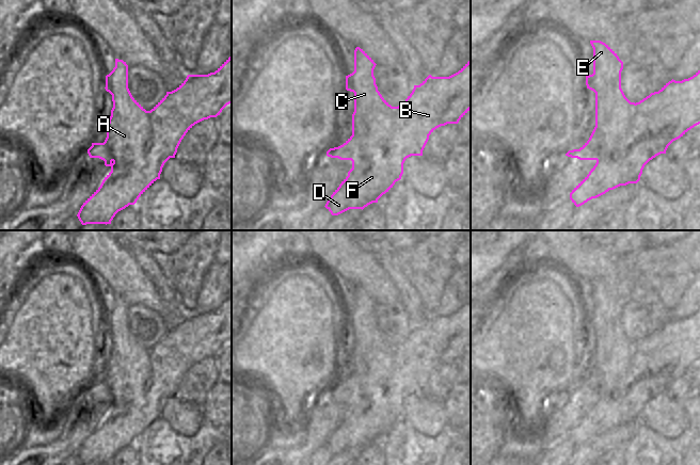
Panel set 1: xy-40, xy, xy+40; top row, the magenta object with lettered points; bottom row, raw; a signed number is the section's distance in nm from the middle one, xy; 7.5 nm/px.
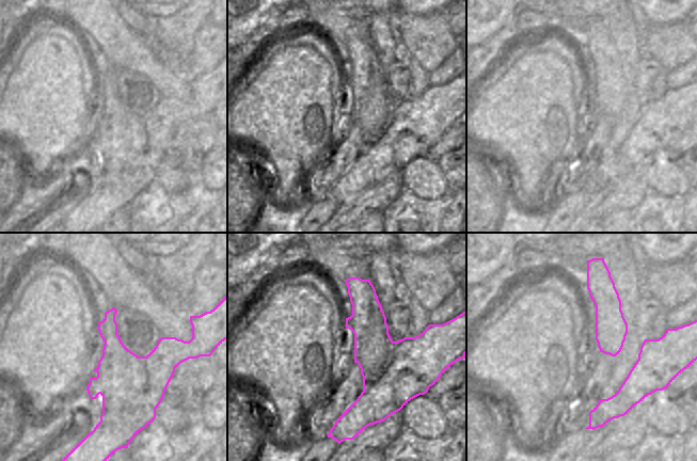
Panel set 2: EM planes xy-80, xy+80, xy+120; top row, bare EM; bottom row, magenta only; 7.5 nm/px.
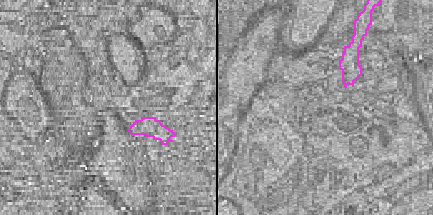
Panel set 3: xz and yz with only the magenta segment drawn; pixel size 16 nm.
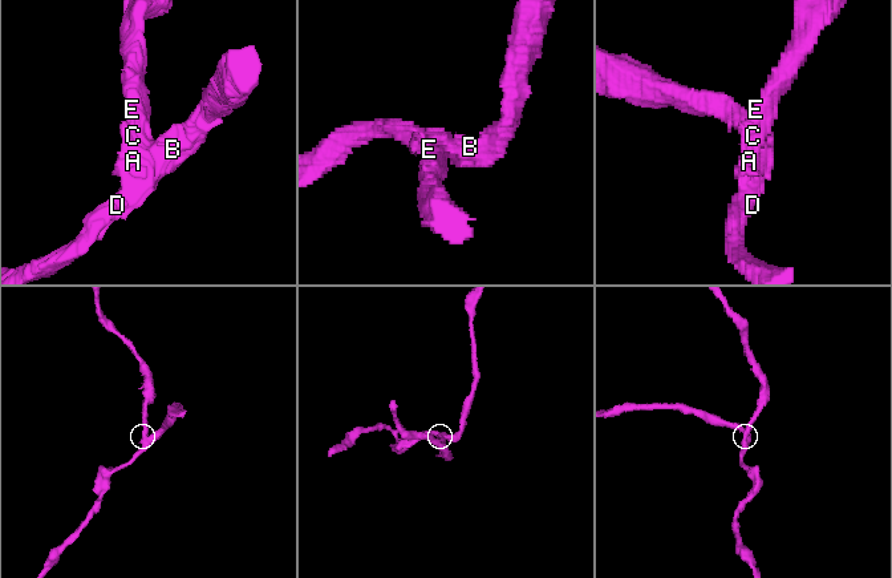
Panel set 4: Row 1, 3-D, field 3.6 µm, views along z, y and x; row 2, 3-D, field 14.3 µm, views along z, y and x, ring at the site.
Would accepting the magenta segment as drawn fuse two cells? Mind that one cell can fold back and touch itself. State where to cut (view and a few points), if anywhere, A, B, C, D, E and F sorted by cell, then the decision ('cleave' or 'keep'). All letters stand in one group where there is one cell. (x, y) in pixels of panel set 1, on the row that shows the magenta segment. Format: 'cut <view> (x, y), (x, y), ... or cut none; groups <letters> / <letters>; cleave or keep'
cut xy (395, 107), (388, 148), (360, 158), (352, 167); groups A C E / B D F; cleave

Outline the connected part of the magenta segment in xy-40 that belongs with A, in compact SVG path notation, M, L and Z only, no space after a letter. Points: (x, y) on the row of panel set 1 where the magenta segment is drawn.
M115 59L115 67L106 76L106 91L112 95L113 108L104 143L92 143L90 158L99 158L112 166L114 158L133 160L152 150L154 131L152 114L131 95L128 89L128 65Z

